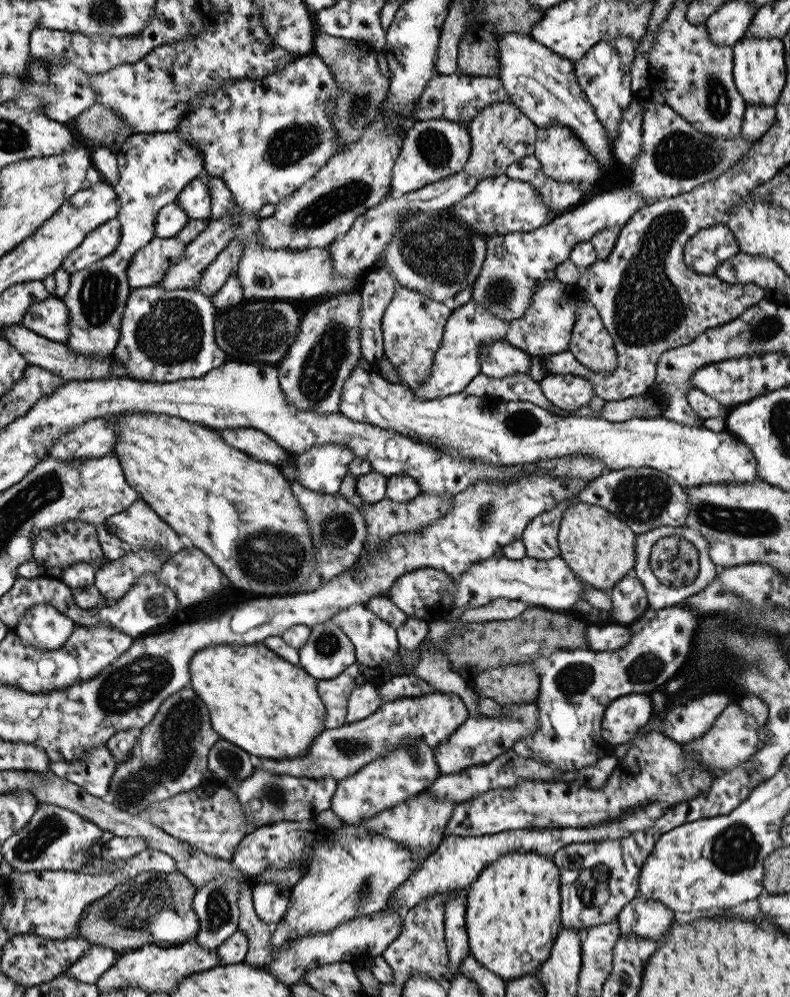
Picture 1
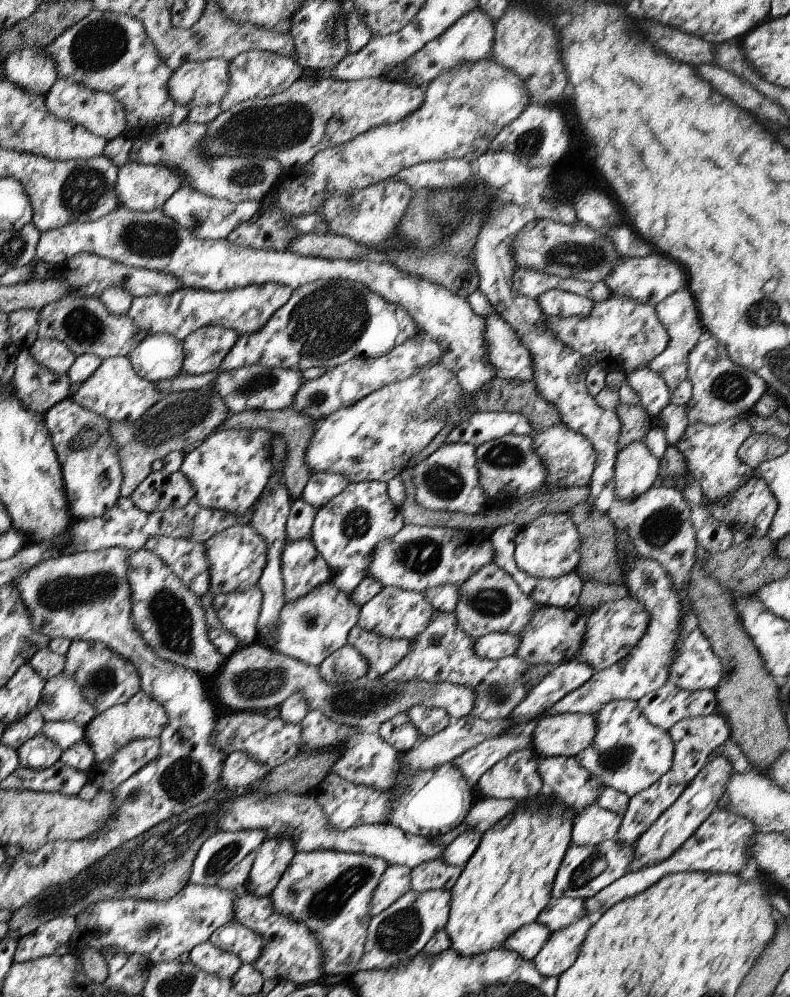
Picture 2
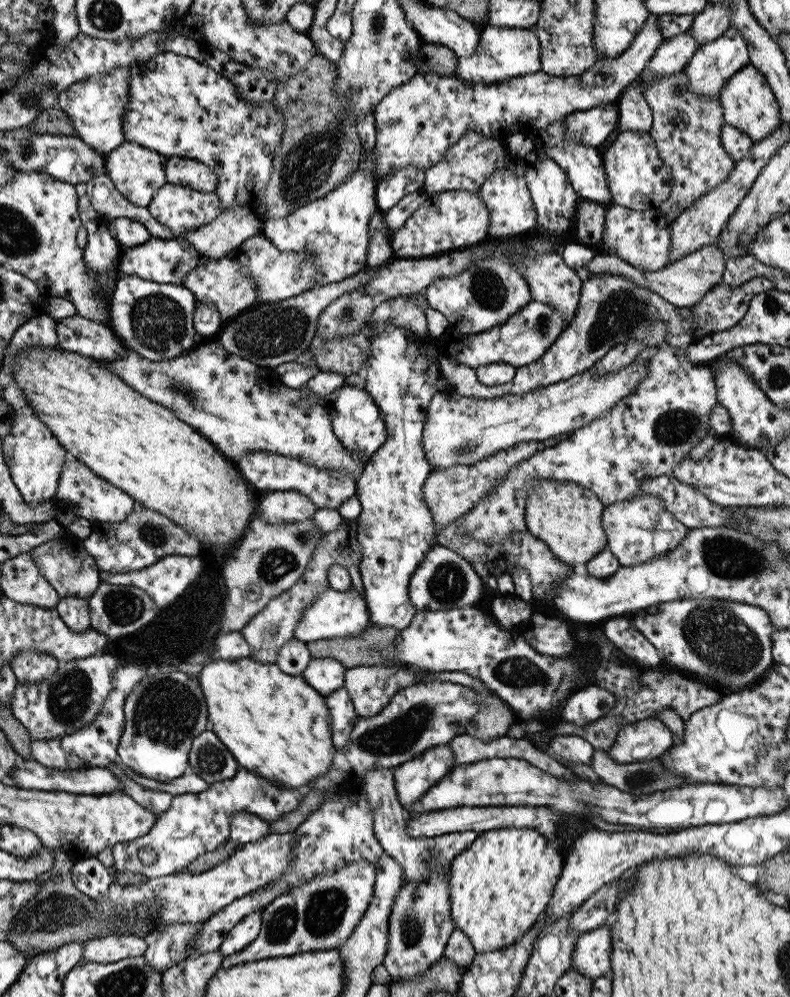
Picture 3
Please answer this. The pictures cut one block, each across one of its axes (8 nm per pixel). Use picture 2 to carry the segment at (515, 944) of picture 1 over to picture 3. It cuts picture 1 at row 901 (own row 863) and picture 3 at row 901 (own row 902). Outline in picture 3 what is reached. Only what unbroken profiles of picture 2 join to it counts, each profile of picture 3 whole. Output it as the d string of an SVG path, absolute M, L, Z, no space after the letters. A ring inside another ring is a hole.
M497 827L480 832L453 858L448 879L452 923L472 944L476 953L499 950L519 938L535 922L551 899L560 875L563 858L558 848L529 827Z

